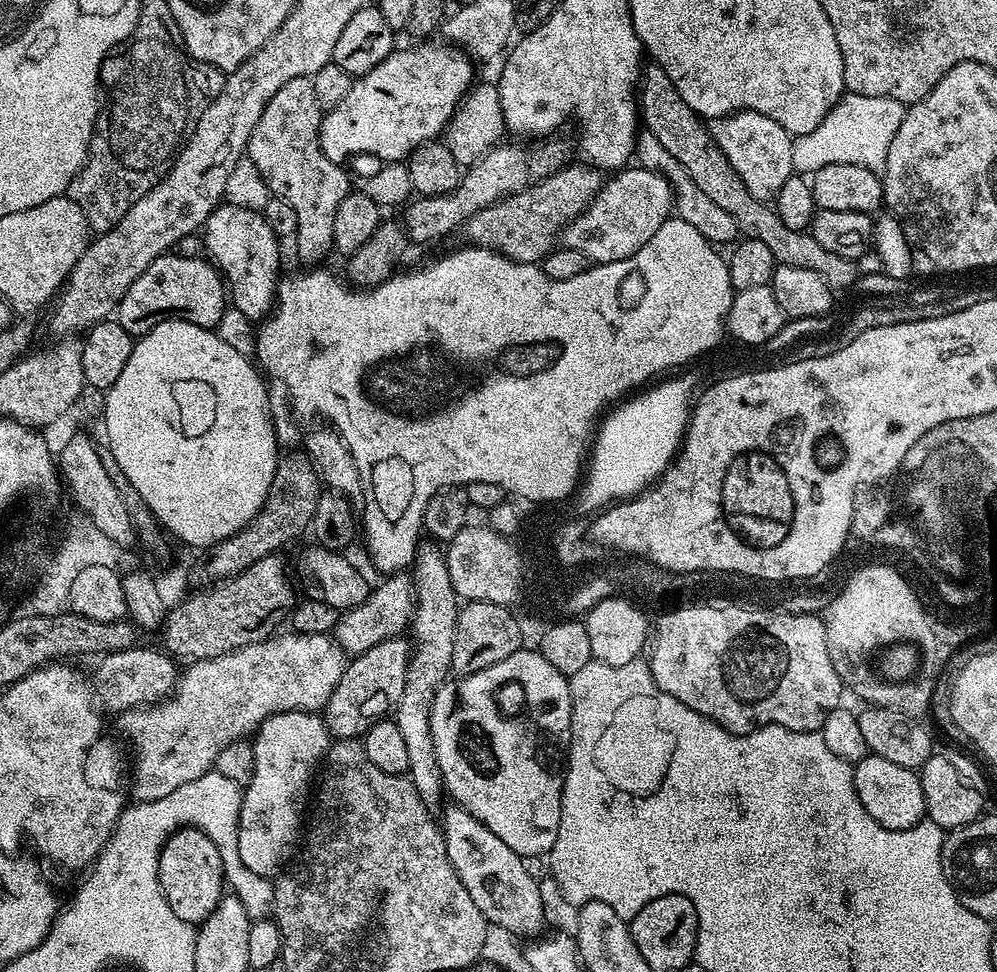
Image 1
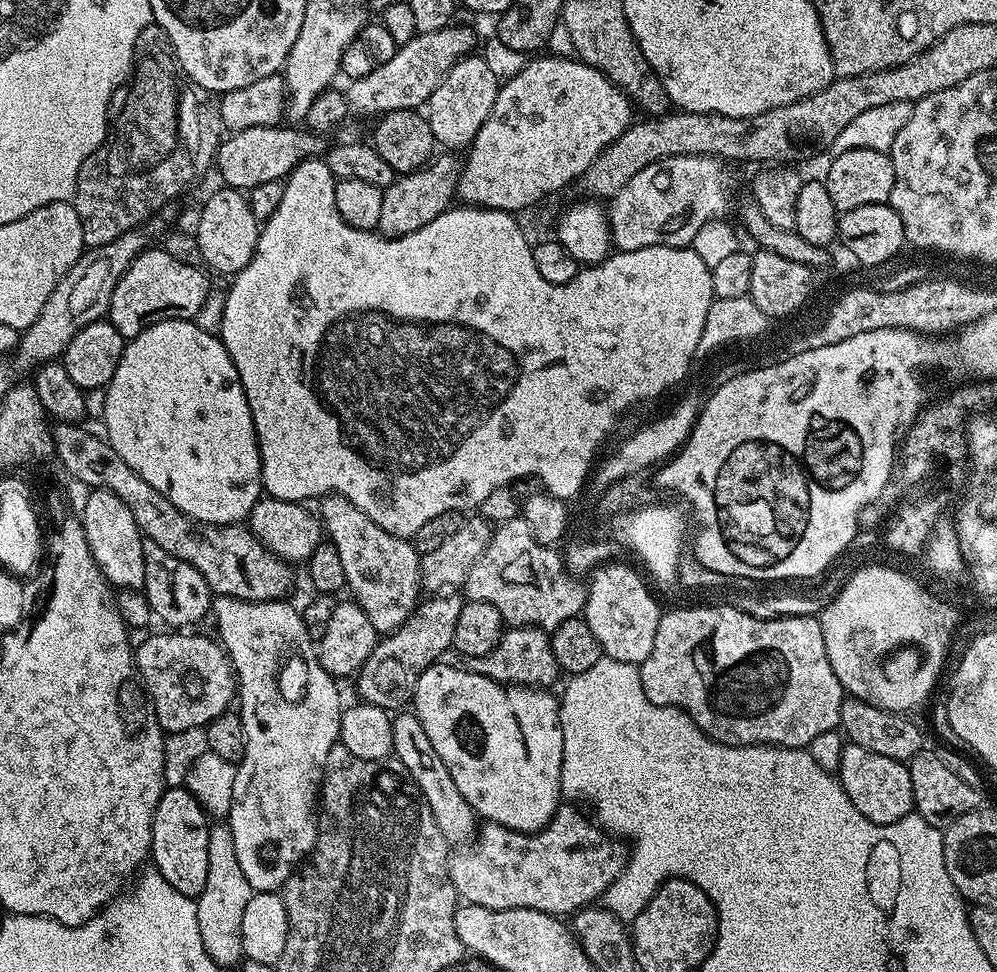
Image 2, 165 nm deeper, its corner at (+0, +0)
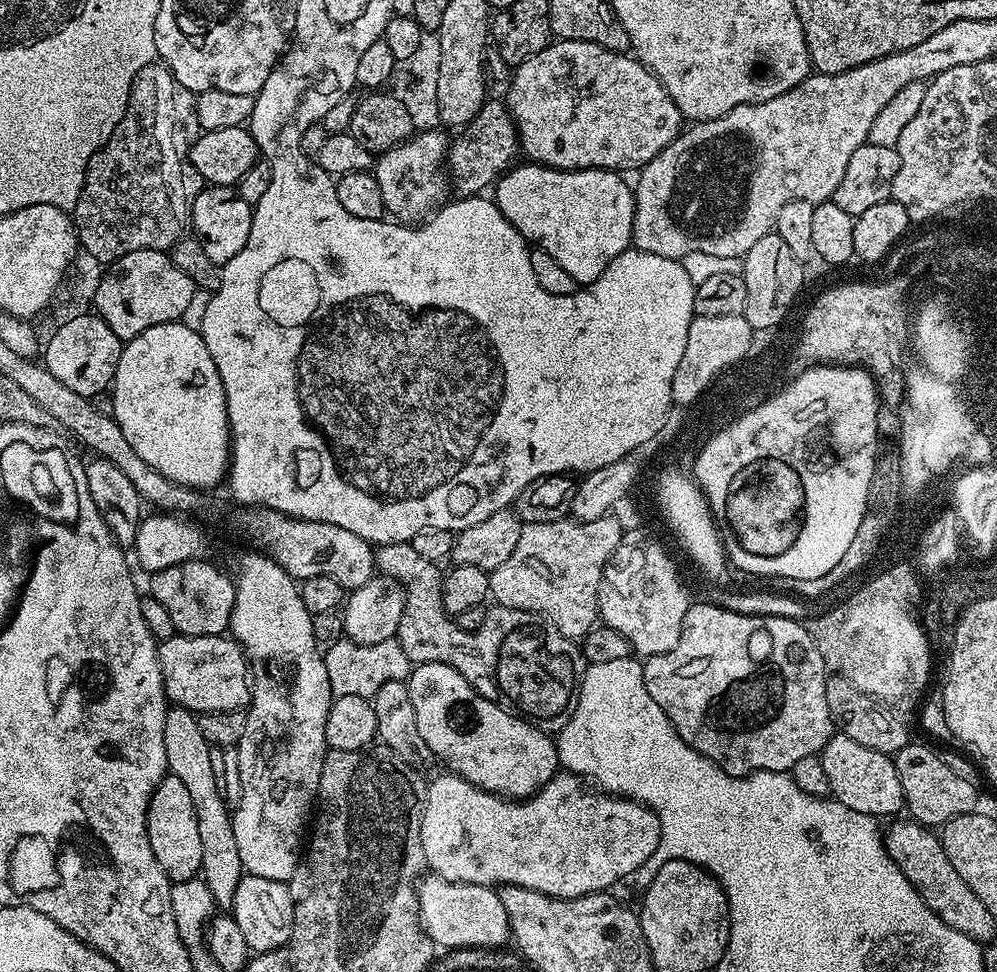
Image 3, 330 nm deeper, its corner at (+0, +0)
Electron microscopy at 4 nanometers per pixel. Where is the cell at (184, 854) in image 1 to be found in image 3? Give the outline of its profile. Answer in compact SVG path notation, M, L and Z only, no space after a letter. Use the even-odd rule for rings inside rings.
M171 774L164 777L164 781L150 798L148 837L150 850L154 850L154 858L158 858L158 866L162 866L169 881L195 880L200 876L202 841L198 835L198 818L194 802L184 783Z

